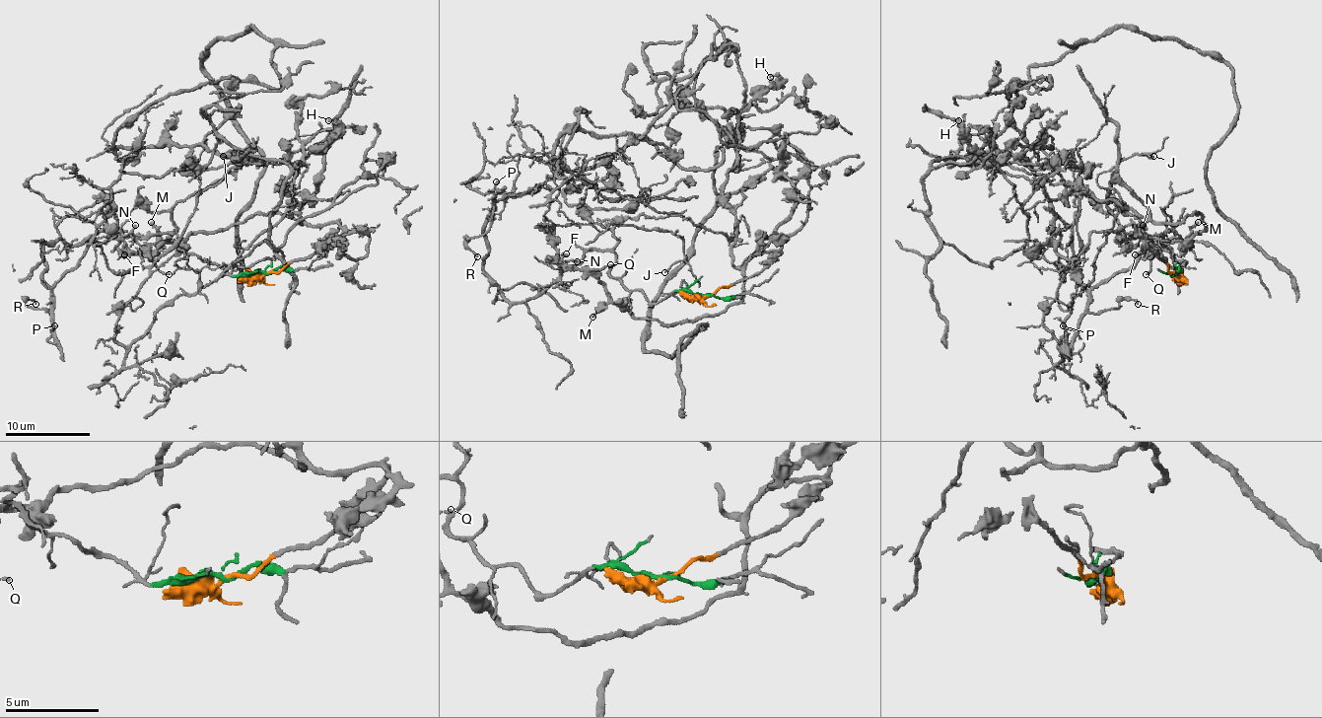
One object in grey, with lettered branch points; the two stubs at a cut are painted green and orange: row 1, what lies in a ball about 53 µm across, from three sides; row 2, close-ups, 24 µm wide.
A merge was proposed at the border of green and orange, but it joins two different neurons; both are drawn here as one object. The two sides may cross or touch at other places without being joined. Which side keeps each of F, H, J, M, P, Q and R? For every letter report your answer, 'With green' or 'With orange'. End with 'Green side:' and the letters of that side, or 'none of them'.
F: With orange
H: With orange
J: With green
M: With orange
P: With green
Q: With orange
R: With green
Green side: J, P, R

